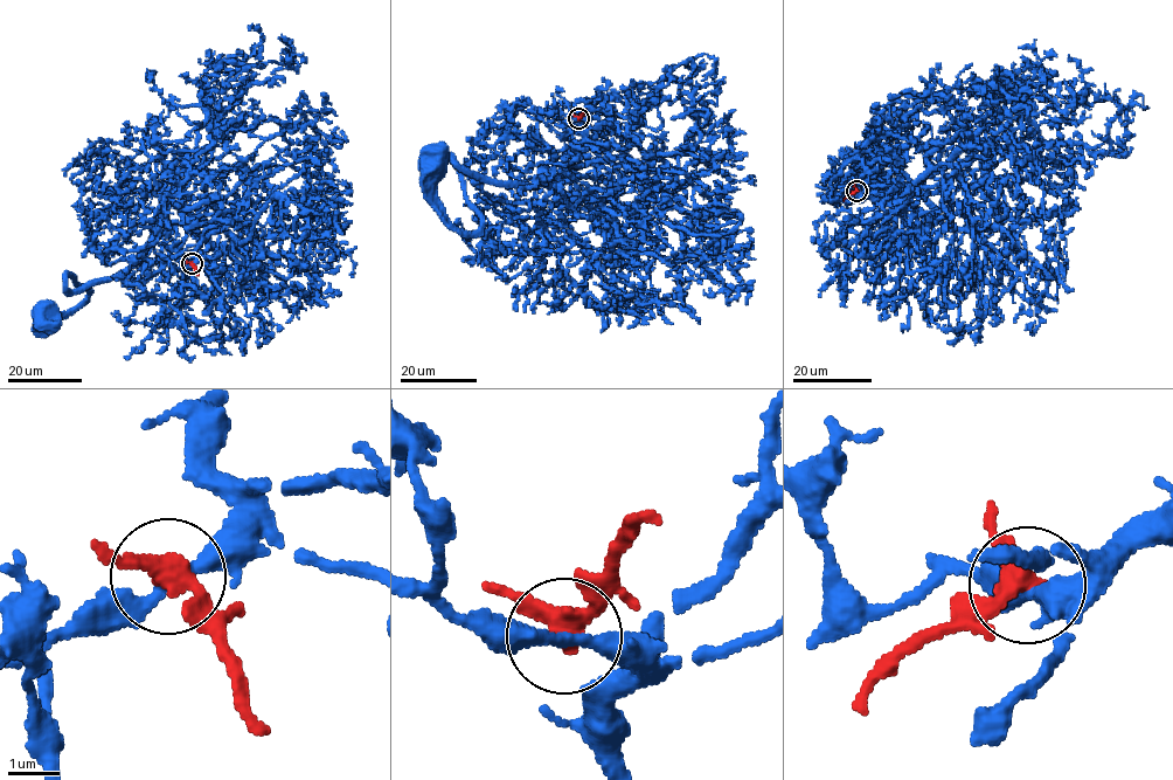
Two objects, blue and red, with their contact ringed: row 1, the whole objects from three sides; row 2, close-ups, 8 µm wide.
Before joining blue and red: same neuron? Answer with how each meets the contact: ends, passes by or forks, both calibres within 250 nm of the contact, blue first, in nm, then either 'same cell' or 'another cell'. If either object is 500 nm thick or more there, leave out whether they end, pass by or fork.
blue passes by | red passes by | 260/360 nm | another cell

